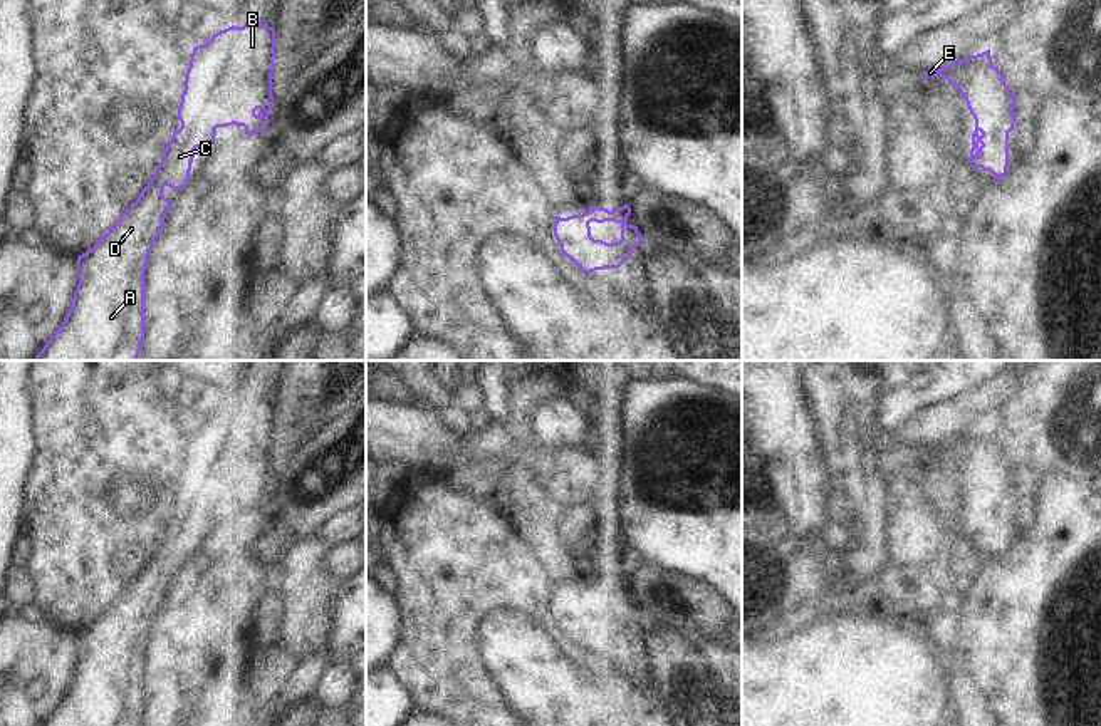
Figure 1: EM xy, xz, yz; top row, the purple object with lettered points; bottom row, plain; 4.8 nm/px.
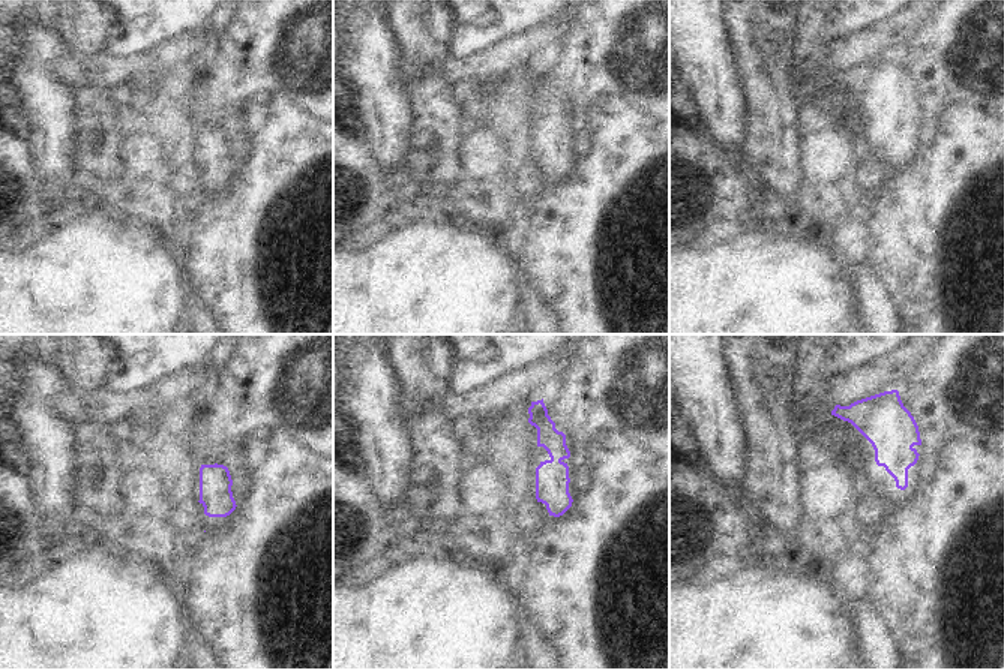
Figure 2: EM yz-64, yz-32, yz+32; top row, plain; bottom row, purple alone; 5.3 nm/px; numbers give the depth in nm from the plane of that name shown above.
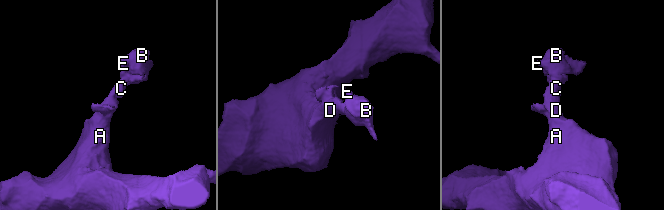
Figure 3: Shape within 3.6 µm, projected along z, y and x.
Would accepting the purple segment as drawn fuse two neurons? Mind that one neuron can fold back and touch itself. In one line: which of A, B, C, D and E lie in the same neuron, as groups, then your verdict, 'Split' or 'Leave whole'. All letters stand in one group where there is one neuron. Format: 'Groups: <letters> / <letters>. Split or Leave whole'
Groups: A B C D E. Leave whole.

